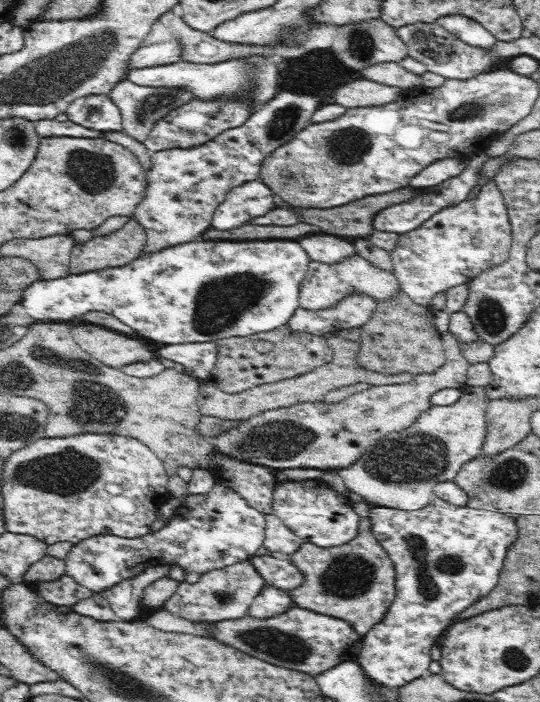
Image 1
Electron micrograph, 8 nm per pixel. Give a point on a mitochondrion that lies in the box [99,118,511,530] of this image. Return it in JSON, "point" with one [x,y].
{"point":[219,304]}

